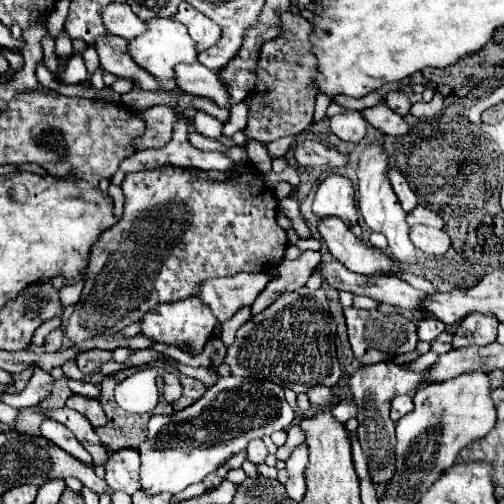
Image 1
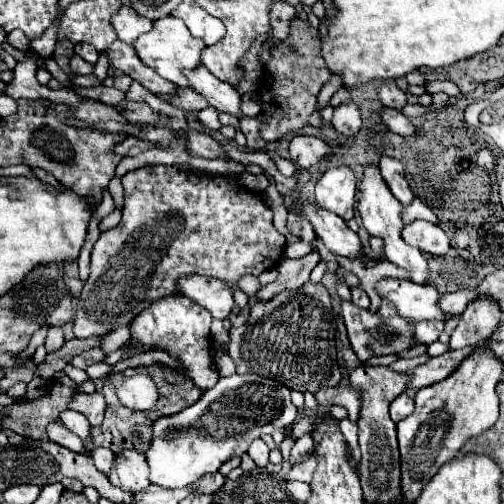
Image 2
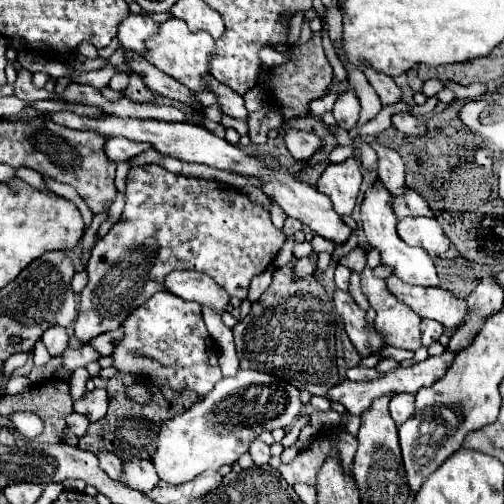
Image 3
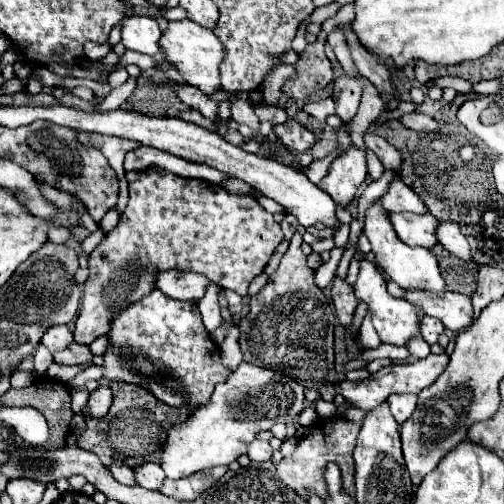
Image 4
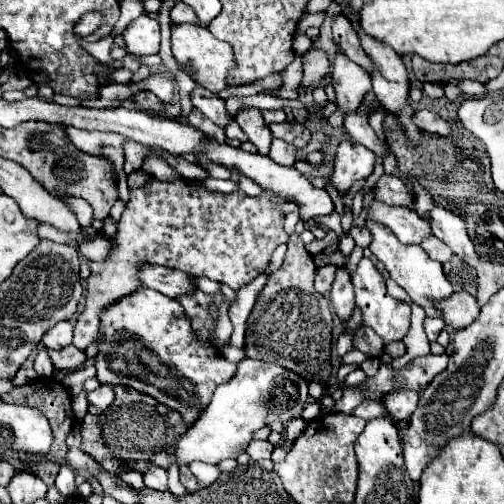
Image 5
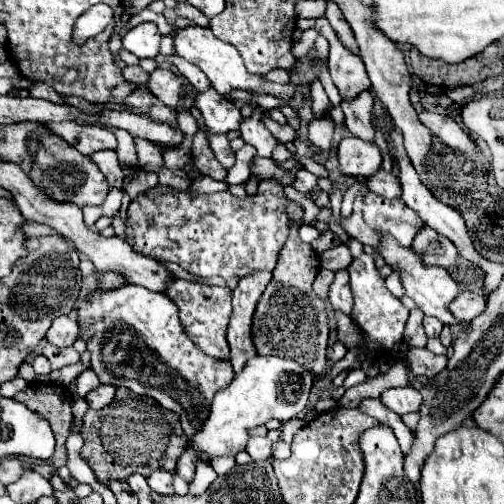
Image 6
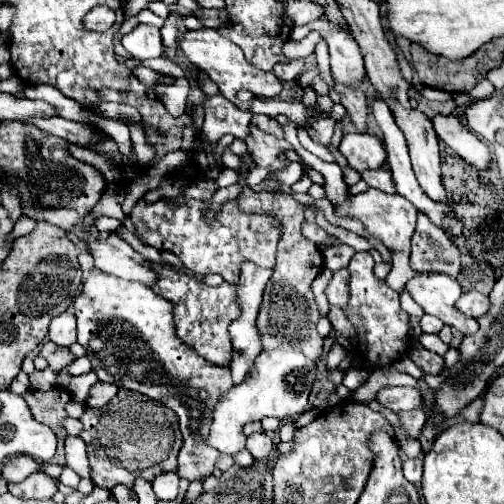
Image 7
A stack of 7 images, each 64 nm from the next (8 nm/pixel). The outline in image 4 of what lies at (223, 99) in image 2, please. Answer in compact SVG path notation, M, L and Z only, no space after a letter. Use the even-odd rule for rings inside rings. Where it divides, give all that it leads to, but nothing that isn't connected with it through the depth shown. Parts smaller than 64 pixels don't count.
M230 96L230 114L232 114L232 120L234 120L236 124L246 124L246 126L252 128L254 140L258 140L260 144L264 142L264 138L258 136L258 126L260 126L260 124L258 124L258 118L256 118L252 106L250 106L246 100L236 98L236 96Z

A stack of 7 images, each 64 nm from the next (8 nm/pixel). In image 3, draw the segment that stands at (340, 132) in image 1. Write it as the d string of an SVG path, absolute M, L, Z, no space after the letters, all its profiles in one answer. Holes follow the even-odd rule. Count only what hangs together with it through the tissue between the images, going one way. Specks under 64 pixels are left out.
M342 92L338 102L334 104L334 118L336 124L344 130L352 130L358 124L358 114L360 114L360 102L352 92Z

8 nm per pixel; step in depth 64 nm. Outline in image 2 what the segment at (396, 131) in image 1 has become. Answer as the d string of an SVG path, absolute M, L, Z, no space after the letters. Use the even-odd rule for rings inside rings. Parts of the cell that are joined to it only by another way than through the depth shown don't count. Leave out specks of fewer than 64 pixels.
M382 108L380 110L380 122L394 134L400 134L400 136L410 136L416 132L416 128L412 126L412 122L402 114L402 112L396 112L394 108Z

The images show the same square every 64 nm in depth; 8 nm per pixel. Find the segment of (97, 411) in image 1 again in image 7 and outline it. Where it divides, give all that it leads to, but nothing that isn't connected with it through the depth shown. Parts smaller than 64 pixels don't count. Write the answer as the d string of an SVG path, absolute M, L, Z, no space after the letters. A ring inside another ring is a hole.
M96 382L88 394L88 400L86 404L90 408L102 408L104 404L108 404L118 392L118 386L116 384L104 384L104 382Z

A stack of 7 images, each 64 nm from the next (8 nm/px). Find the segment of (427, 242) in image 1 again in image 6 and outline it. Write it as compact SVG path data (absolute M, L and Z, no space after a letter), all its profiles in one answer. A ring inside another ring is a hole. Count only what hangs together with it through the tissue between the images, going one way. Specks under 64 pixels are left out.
M368 192L364 198L364 220L372 230L392 234L404 246L410 246L424 226L420 216L416 216L402 200L384 200L374 192Z

